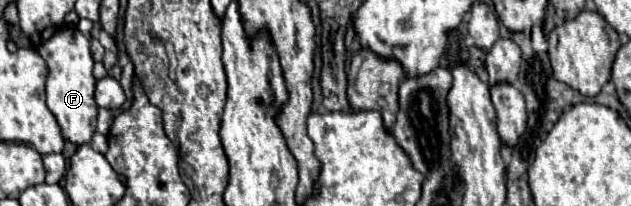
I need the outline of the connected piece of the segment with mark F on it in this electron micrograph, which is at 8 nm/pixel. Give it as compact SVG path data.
M62 26L56 34L38 48L38 54L46 60L48 78L46 78L46 98L48 108L56 116L62 136L74 144L90 142L92 134L96 132L96 116L98 106L94 102L94 84L96 78L92 76L92 54L90 54L90 38L78 32L76 26Z

